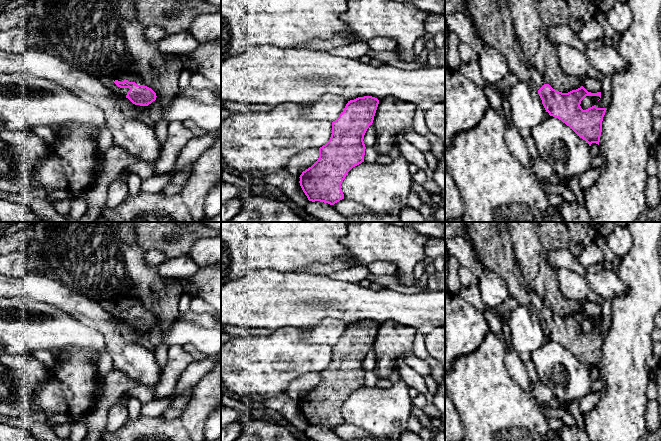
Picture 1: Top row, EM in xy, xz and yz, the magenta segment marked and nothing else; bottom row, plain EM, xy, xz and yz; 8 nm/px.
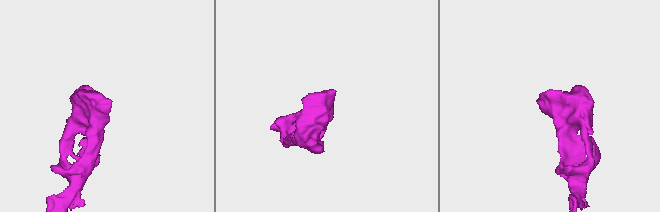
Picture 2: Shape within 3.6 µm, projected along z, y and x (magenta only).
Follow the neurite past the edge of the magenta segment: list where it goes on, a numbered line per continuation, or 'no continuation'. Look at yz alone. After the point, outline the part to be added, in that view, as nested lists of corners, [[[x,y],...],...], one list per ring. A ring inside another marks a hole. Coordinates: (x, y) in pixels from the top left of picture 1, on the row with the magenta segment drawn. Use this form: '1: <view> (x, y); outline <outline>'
1: yz (492, 17); outline [[[467,0],[471,5],[470,11],[477,24],[478,32],[482,40],[489,46],[498,49],[506,58],[510,67],[510,73],[514,74],[519,81],[527,84],[533,90],[538,91],[544,81],[540,73],[528,62],[521,46],[517,41],[511,17],[507,7],[508,0]]]

